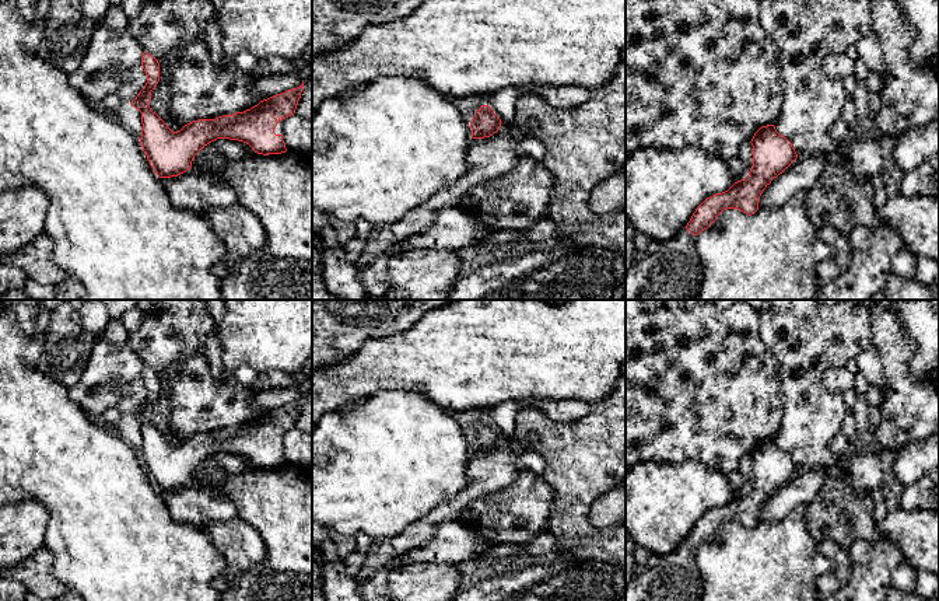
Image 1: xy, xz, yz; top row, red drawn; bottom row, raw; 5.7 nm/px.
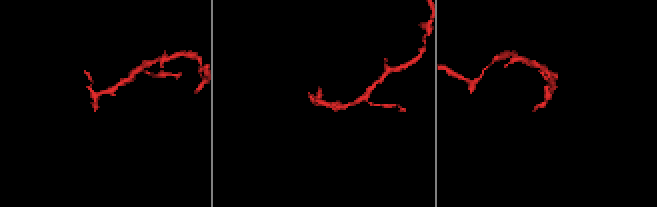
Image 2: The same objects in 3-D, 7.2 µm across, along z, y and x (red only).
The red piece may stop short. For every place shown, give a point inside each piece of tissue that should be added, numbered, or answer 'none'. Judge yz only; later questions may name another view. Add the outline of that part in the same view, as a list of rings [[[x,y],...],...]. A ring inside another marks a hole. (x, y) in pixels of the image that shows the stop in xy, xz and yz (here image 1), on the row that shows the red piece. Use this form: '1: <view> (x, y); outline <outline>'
1: yz (672, 269); outline [[[686,227],[669,241],[651,240],[626,272],[626,300],[696,300],[704,280],[697,235]]]

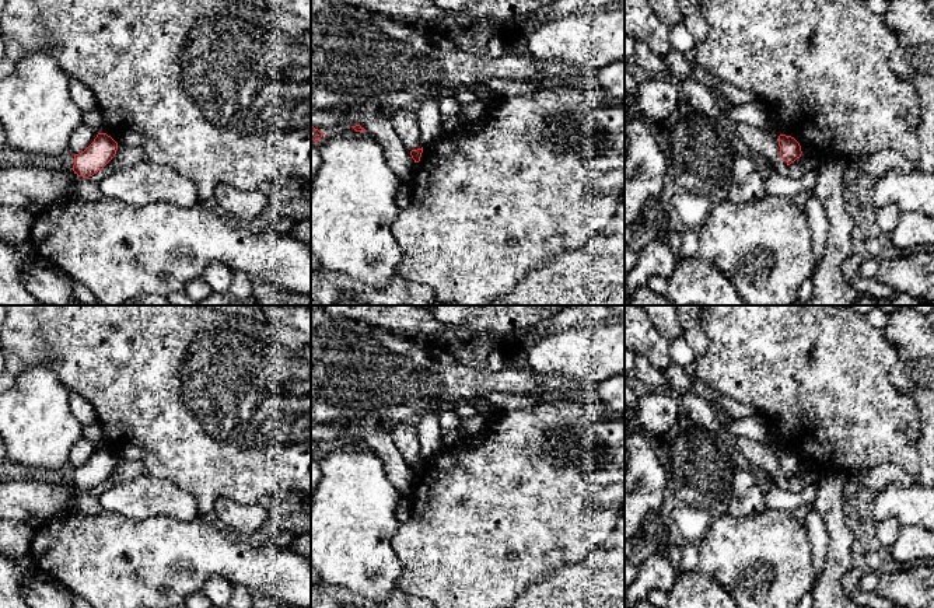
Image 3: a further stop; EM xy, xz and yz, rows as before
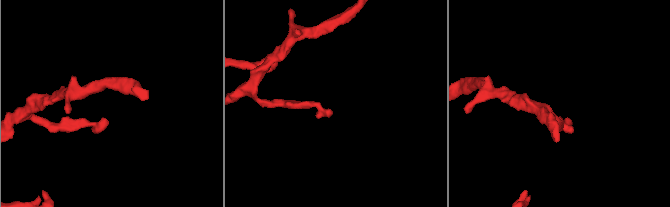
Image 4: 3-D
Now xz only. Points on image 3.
none

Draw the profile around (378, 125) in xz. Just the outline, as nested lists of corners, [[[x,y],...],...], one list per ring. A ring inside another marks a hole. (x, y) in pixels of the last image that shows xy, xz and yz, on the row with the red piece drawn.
[[[311,108],[311,126],[322,133],[333,132],[340,127],[351,127],[356,125],[360,125],[382,146],[388,165],[403,184],[409,184],[414,175],[416,163],[392,127],[388,115],[370,108]]]

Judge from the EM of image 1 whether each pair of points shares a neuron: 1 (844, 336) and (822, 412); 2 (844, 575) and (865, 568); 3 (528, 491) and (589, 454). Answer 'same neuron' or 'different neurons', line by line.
1: same neuron
2: different neurons
3: different neurons

